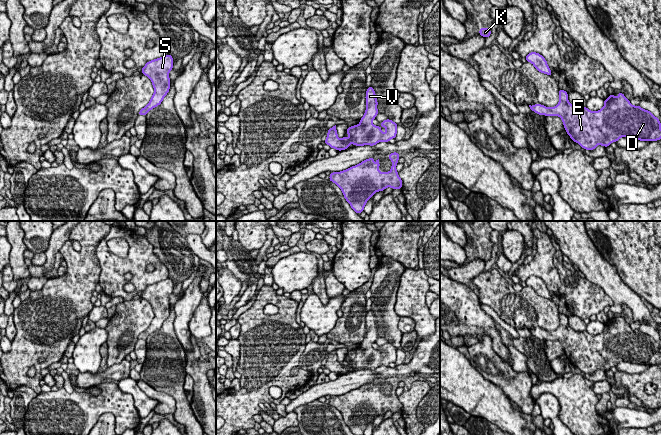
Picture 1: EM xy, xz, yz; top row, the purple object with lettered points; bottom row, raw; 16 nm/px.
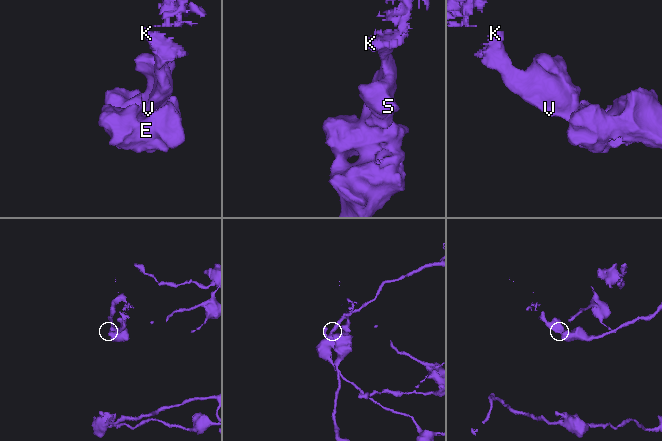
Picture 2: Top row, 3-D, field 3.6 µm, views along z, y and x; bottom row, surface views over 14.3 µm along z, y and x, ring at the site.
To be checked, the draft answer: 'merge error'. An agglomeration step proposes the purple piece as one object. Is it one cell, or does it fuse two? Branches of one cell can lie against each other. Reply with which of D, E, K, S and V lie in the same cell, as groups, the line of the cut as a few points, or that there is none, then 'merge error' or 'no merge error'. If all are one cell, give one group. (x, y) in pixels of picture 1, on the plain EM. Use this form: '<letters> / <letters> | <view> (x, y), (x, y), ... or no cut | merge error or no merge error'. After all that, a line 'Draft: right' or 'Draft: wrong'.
D E K S V | no cut | no merge error
Draft: wrong

